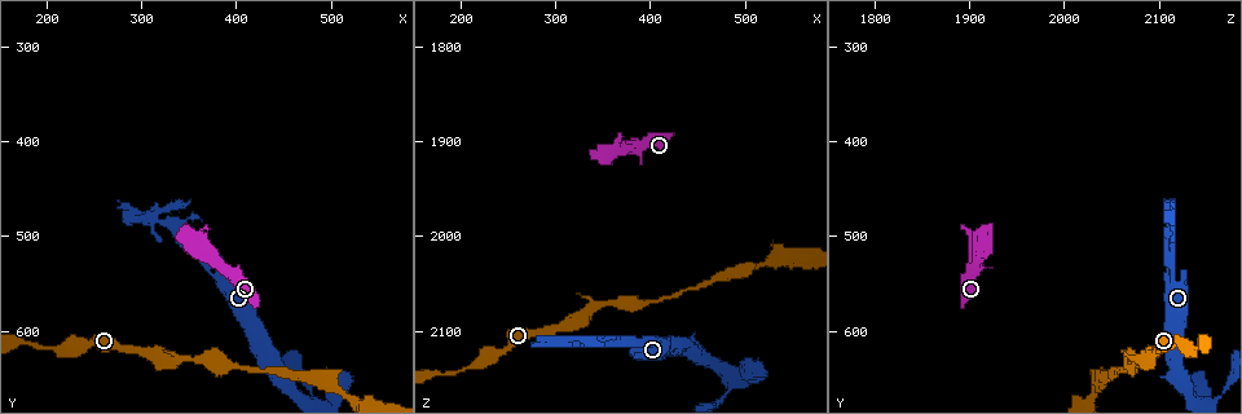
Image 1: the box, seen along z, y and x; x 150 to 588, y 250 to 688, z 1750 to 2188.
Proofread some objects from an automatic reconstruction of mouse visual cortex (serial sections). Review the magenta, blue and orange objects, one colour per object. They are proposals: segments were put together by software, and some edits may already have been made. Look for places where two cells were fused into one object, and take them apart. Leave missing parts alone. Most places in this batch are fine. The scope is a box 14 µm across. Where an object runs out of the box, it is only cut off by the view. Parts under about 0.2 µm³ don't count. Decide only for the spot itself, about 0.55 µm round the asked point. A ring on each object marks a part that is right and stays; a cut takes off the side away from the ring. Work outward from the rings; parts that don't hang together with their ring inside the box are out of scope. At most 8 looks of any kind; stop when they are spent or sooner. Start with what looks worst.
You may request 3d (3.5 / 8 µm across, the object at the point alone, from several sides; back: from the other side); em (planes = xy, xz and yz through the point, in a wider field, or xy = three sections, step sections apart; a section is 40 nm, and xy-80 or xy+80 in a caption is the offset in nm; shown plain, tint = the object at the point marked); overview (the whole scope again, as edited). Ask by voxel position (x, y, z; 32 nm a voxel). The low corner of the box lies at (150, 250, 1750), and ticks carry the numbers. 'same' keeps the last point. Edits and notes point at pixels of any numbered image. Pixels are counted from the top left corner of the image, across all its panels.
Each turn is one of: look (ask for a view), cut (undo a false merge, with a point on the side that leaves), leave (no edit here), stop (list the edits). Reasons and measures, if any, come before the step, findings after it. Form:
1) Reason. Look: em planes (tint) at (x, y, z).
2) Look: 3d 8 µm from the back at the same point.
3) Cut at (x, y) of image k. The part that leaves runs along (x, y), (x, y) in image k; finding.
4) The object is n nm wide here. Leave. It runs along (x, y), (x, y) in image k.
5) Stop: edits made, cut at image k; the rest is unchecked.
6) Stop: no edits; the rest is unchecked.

Calibre changes. Look: 3d 8 µm from the back at (340, 490, 2110).

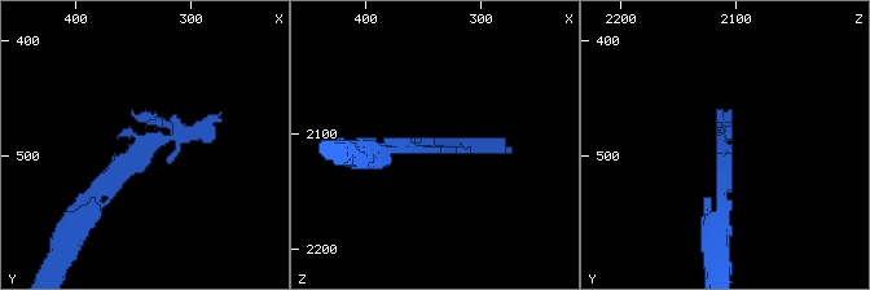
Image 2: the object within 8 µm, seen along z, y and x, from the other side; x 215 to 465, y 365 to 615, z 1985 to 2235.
Look: 3d 3.5 µm at (346, 494, 2110).

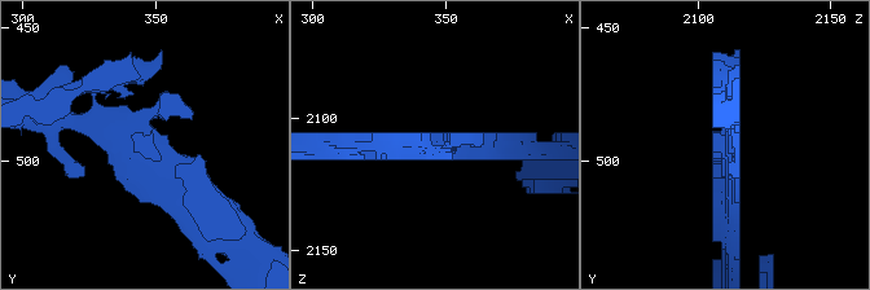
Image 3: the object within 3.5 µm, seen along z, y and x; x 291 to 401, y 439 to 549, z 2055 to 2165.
Look: em xy step 1 (tint) at (343, 493, 2110).

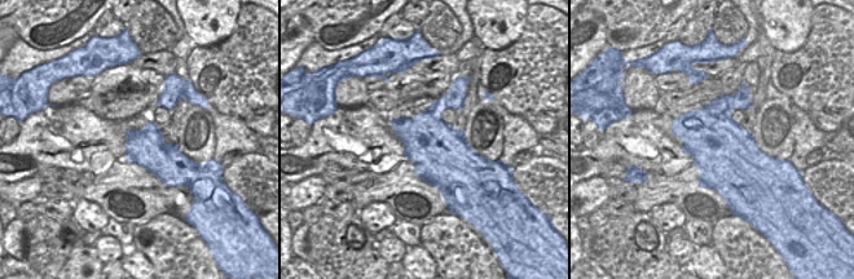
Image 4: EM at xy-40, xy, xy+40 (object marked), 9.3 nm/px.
Leave. It runs along (207, 196), (60, 111) in image 3; all the same cell.

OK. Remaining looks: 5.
Thick turns thin. Look: 3d 3.5 µm from the back at (505, 665, 2140).

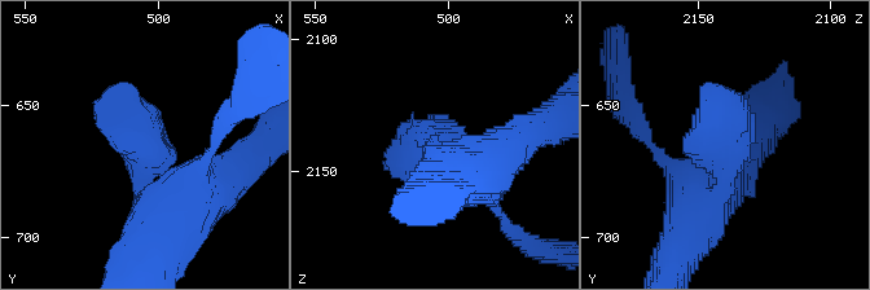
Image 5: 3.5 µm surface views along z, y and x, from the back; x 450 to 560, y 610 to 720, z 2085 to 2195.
Look: em xy step 1 (tint) at (505, 668, 2141).

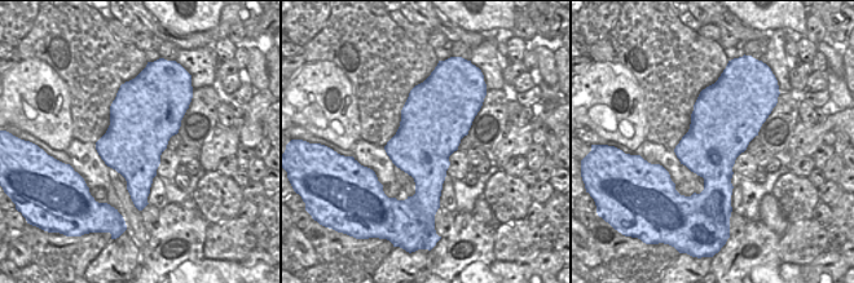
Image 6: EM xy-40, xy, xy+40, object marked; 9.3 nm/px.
The object is 600 nm wide here. Leave. It runs along (193, 192), (145, 192), (122, 84) in image 5; continuous, no second cell.

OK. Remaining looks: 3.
Thick turns thin. Look: 3d 3.5 µm from the back at (380, 530, 1905).

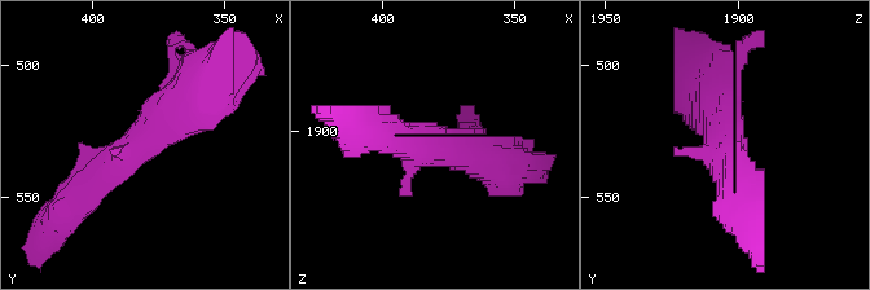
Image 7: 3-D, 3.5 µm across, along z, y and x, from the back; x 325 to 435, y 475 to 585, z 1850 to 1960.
Shape alone is not enough. Look: em xy step 3 (tint) at (380, 530, 1908).

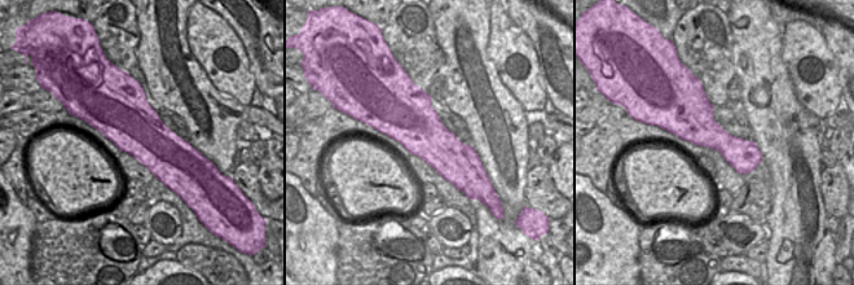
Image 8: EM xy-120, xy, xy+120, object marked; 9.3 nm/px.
Cut it another way. Look: em xy step 5 (tint) at the same point.

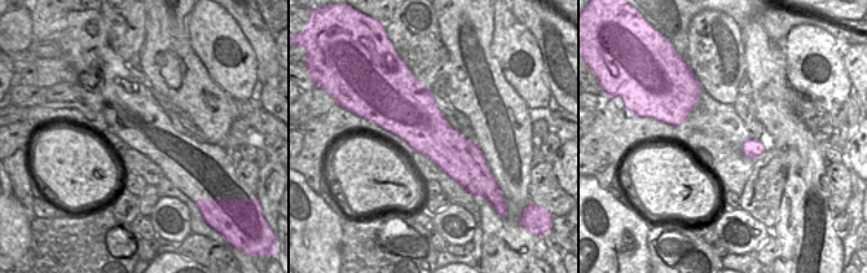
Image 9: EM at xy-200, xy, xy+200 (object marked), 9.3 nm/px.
Leave. It runs along (84, 203), (211, 84) in image 7; one cell here.

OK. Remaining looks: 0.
Stop: no edits; the rest is unchecked.

